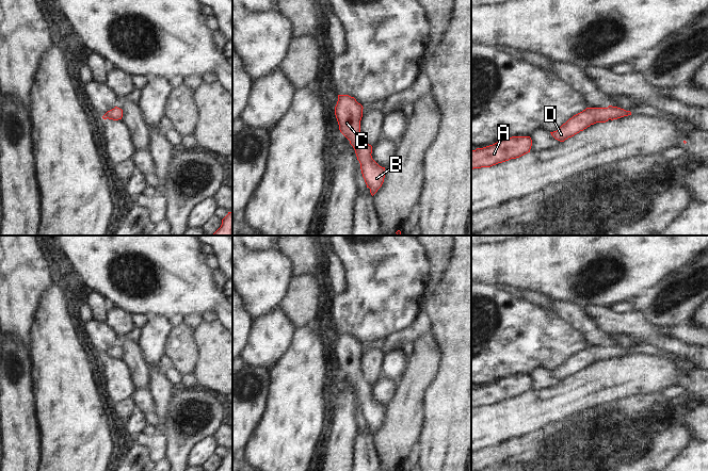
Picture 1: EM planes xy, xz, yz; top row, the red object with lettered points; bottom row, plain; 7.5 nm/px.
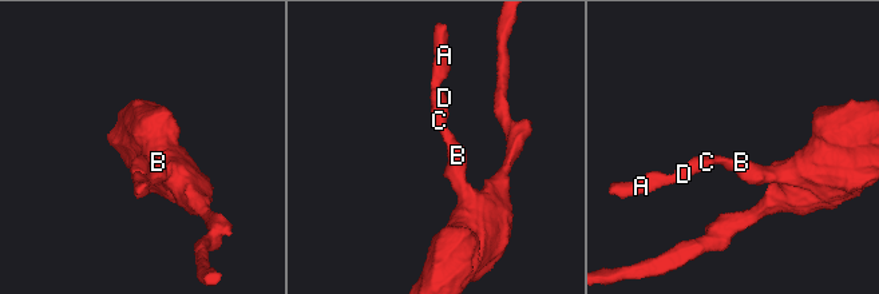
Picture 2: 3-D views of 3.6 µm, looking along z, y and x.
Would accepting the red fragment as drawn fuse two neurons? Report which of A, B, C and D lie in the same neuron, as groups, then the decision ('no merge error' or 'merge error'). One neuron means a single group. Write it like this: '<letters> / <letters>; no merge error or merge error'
A B C D; no merge error

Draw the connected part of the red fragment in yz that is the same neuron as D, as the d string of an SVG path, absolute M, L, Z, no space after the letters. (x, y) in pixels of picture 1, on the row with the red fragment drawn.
M612 105L608 108L586 108L569 118L557 131L550 133L556 140L564 142L591 125L606 123L609 119L613 120L628 115L631 115L630 111Z

